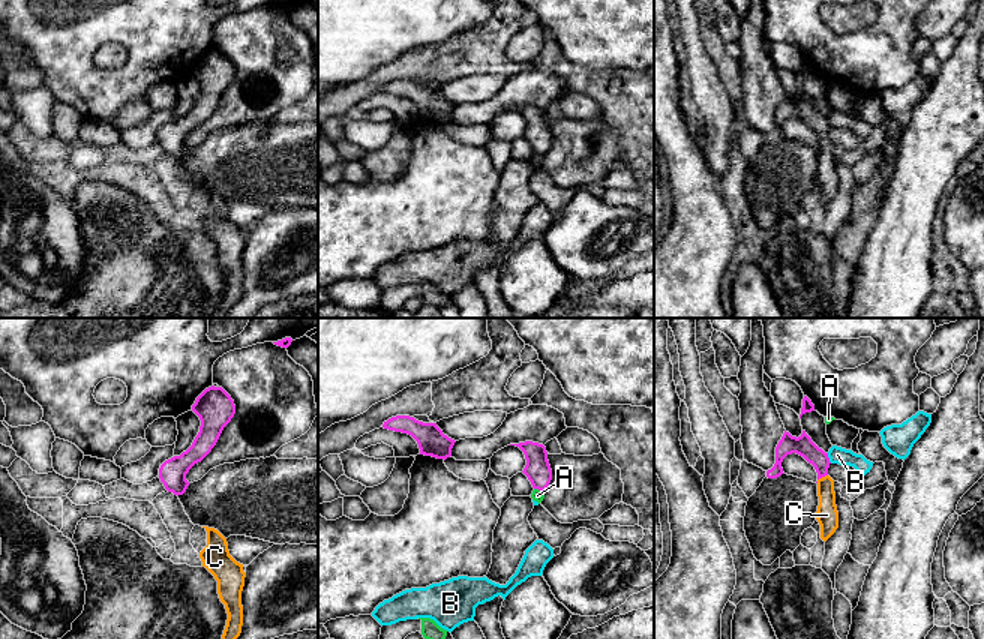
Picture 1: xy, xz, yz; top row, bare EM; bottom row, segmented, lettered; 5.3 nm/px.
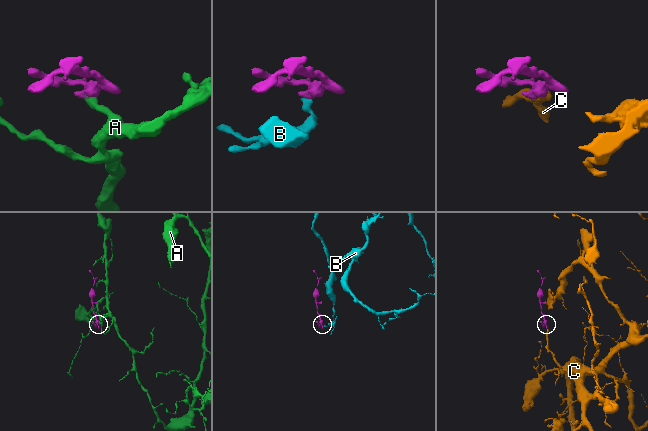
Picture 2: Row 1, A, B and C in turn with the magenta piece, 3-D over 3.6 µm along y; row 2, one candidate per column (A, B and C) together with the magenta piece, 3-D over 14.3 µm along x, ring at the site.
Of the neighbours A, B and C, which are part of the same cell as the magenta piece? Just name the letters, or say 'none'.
C

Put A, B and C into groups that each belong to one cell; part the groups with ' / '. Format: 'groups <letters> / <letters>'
groups A / B / C

